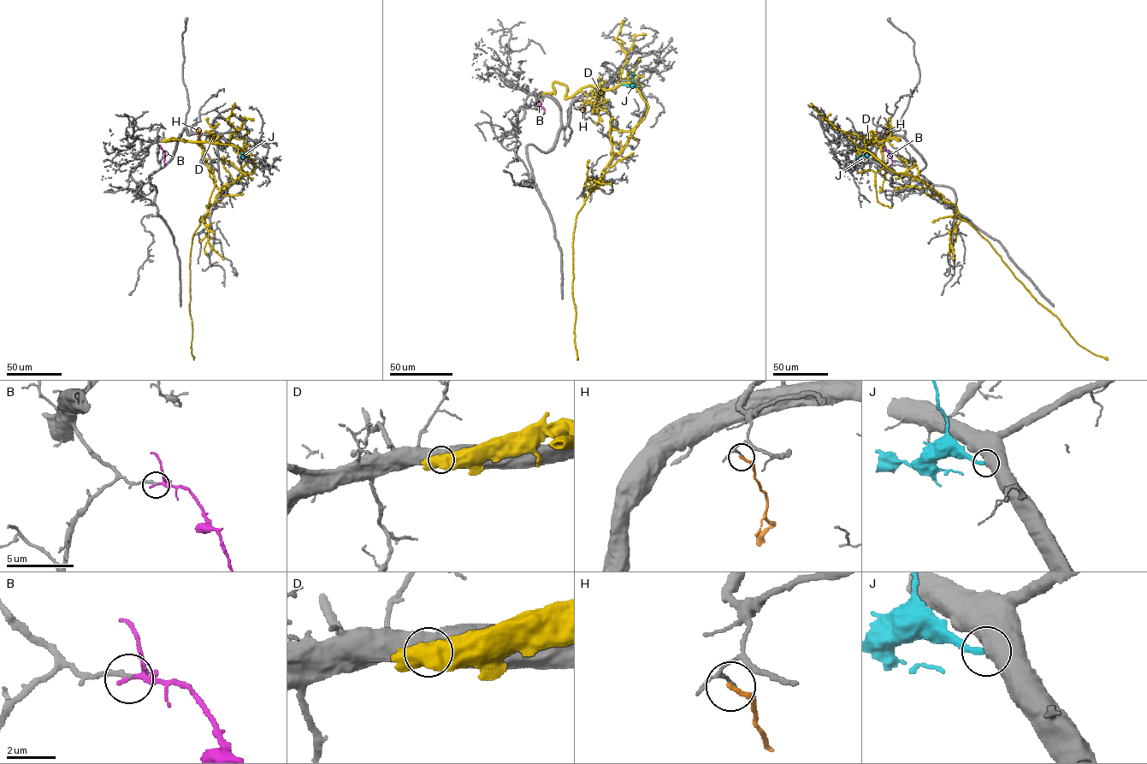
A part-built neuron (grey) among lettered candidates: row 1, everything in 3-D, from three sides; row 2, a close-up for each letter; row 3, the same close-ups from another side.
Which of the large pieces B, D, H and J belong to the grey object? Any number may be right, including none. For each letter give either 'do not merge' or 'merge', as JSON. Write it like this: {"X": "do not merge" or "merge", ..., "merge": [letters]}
{"B": "do not merge", "D": "do not merge", "H": "do not merge", "J": "do not merge", "merge": []}

